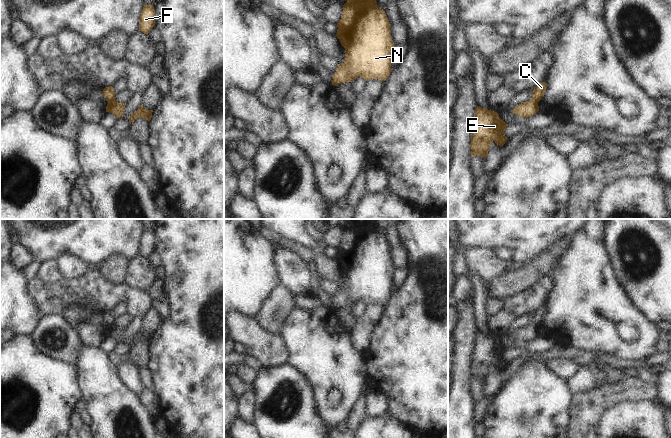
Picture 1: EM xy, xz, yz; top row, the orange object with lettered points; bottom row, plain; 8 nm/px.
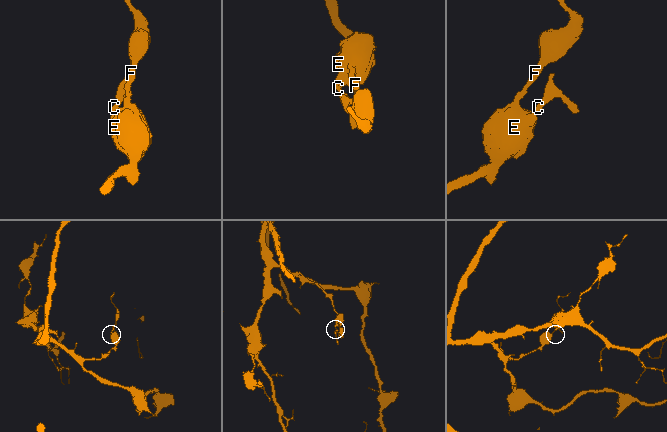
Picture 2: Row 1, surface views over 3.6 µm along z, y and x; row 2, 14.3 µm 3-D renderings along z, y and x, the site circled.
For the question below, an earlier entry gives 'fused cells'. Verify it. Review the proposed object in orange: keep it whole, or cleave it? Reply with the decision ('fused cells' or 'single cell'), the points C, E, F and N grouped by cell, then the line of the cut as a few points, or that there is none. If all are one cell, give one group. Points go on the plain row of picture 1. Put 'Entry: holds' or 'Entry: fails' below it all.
fused cells; C / E F N; cut in xy along (114, 322), (108, 326)
Entry: holds

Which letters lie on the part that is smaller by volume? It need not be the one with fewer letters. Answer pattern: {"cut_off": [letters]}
{"cut_off": ["C"]}

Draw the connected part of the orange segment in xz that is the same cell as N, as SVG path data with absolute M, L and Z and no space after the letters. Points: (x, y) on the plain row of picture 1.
M350 220L343 229L337 251L336 260L345 272L345 283L342 288L338 288L335 298L332 299L333 307L338 310L352 306L359 300L365 305L378 303L384 306L392 295L391 279L395 268L391 262L391 250L385 234L377 230L375 222Z

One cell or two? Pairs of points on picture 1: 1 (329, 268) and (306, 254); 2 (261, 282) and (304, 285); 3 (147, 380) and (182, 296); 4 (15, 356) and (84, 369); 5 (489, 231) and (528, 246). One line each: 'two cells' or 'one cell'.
1: one cell
2: two cells
3: two cells
4: two cells
5: one cell

